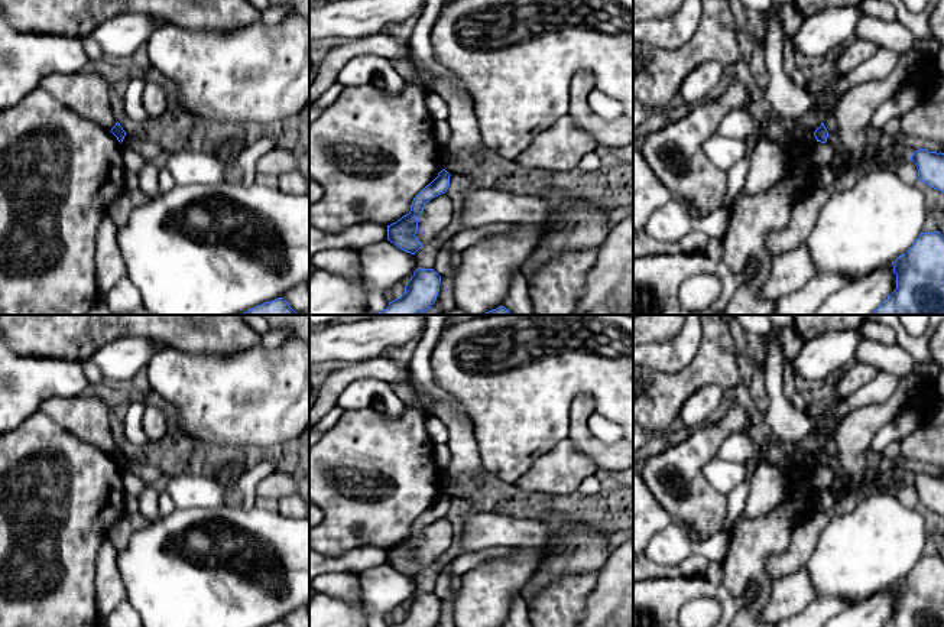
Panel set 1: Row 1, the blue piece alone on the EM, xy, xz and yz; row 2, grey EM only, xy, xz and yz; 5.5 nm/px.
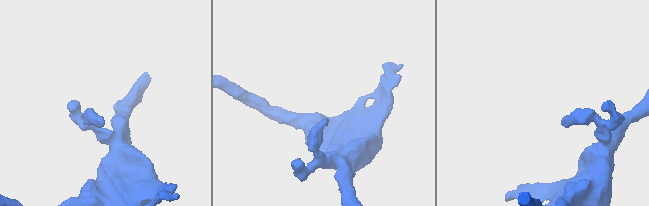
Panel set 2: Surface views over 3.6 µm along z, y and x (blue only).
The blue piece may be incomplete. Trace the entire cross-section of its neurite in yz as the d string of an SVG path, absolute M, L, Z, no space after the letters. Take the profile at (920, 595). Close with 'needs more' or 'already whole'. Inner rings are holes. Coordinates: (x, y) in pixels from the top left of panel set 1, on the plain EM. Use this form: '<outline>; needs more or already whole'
M940 555L921 556L892 589L896 613L882 627L944 627L944 559Z; already whole

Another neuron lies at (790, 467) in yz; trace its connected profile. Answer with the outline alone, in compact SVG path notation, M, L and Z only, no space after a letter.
M791 452L789 455L781 461L776 468L779 470L779 472L788 480L792 478L797 474L801 475L812 475L815 471L817 462L814 459L814 457L805 458L802 461L797 461Z

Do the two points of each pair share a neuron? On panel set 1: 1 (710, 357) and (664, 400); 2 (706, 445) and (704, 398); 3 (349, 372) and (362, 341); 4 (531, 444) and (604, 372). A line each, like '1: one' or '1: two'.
1: one
2: two
3: two
4: one

